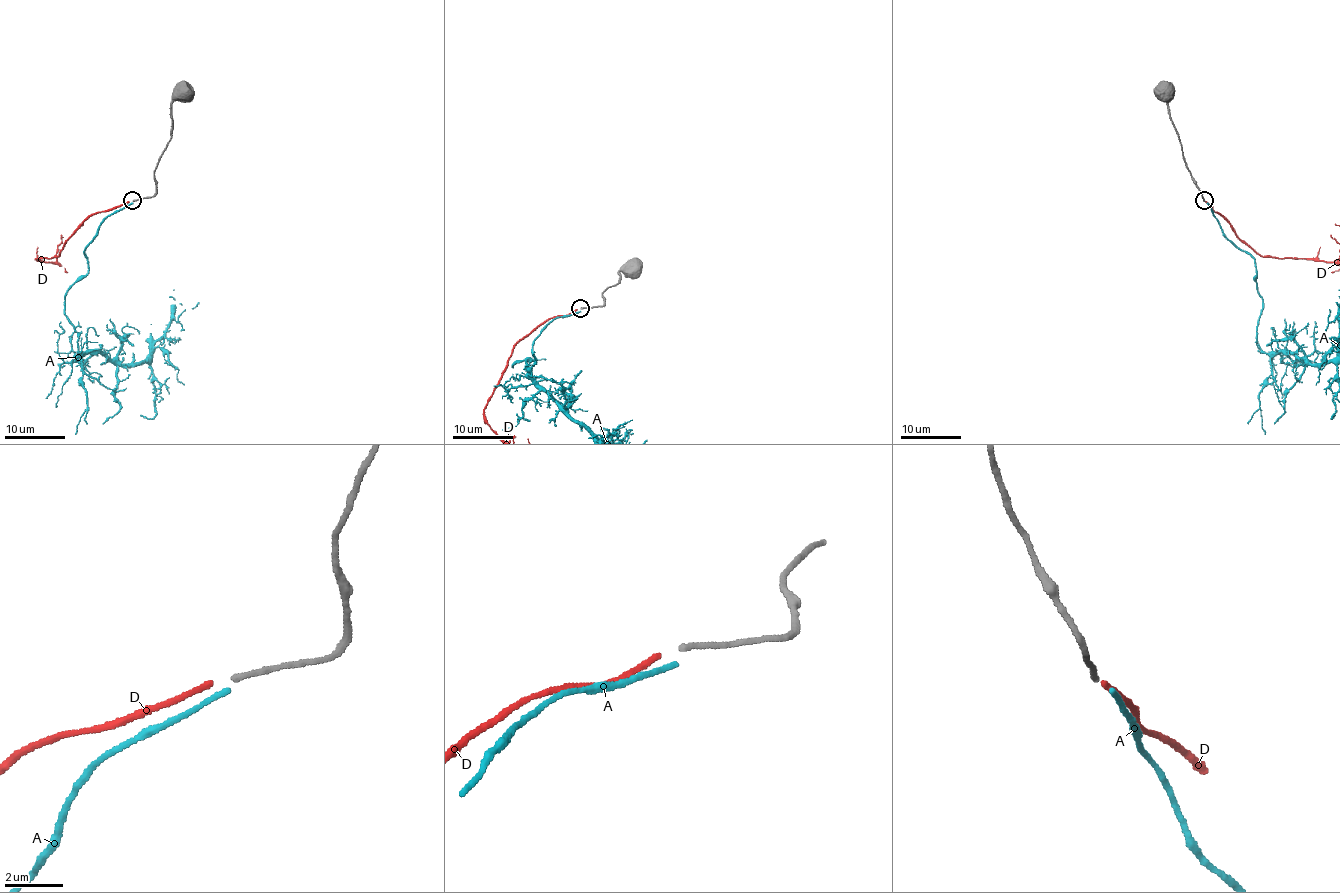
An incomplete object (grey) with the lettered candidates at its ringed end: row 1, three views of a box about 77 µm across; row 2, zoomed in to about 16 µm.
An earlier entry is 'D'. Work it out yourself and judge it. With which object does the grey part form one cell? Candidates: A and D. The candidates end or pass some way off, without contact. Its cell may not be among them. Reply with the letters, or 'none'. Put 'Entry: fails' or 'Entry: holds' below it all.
D
Entry: holds

